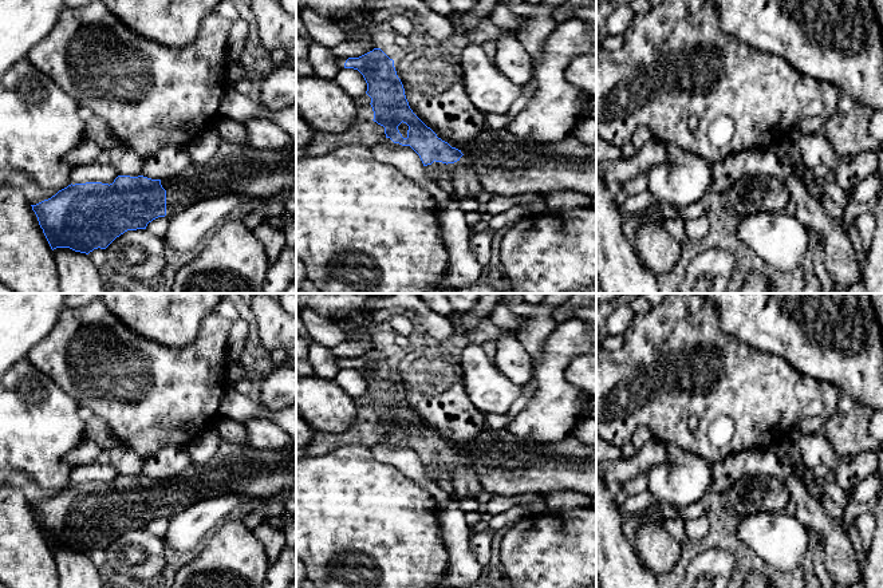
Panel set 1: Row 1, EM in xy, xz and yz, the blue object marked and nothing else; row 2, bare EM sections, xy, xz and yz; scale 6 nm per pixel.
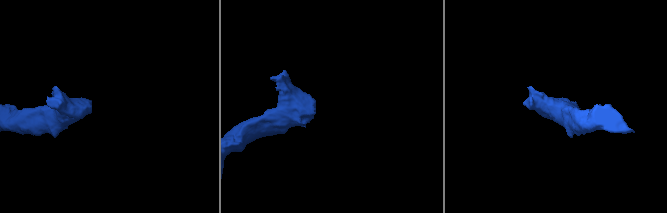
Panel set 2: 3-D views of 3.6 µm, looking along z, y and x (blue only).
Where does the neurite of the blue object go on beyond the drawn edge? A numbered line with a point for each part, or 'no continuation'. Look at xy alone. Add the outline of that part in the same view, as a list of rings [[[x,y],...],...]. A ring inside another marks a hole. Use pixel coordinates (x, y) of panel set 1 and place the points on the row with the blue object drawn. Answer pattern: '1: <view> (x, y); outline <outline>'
1: xy (235, 169); outline [[[296,141],[291,149],[257,149],[249,143],[233,145],[221,142],[213,158],[204,165],[190,163],[182,173],[170,179],[162,179],[166,190],[166,218],[172,218],[198,201],[206,201],[221,194],[241,194],[243,197],[272,198],[296,190]]]

